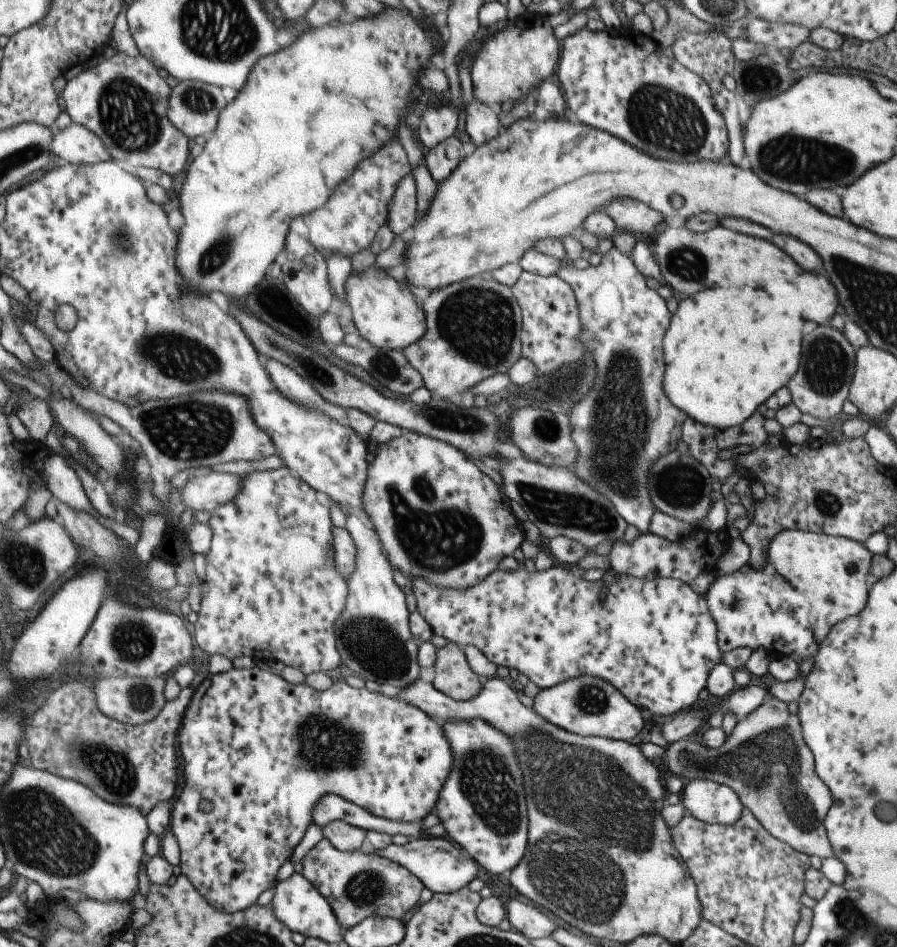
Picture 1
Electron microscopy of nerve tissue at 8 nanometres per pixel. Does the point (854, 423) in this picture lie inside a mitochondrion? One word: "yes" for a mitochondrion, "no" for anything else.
no

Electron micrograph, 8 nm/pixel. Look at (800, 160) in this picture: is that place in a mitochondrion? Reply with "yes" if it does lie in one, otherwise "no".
yes

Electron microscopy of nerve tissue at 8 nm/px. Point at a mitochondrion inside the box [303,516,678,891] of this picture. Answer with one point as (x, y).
(487, 783)

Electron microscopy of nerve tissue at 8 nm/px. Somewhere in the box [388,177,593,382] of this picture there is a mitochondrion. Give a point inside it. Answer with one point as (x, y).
(478, 323)

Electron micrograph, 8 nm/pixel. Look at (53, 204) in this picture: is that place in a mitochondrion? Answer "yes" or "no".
no

